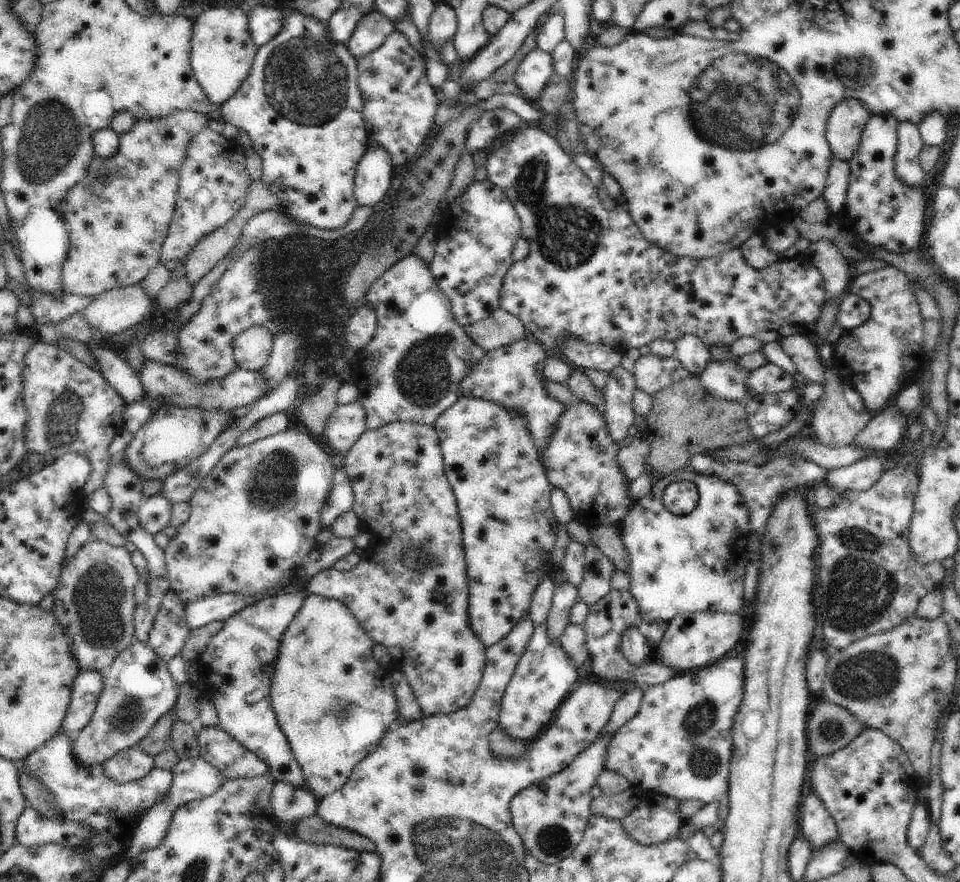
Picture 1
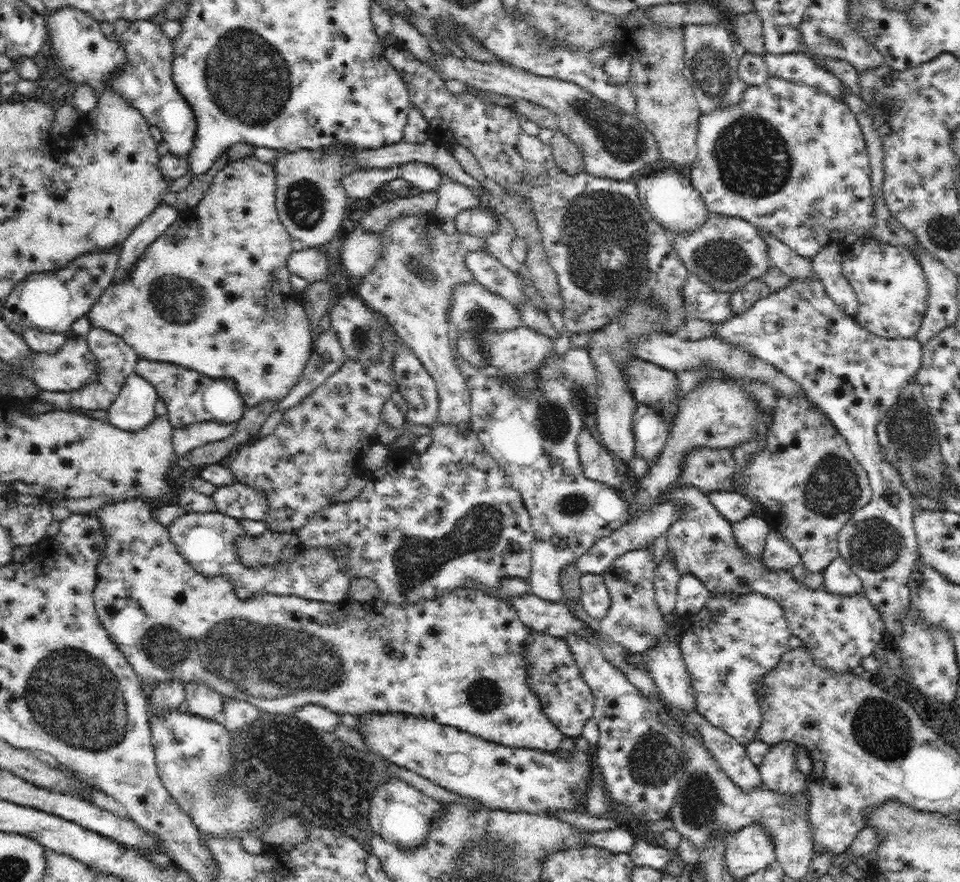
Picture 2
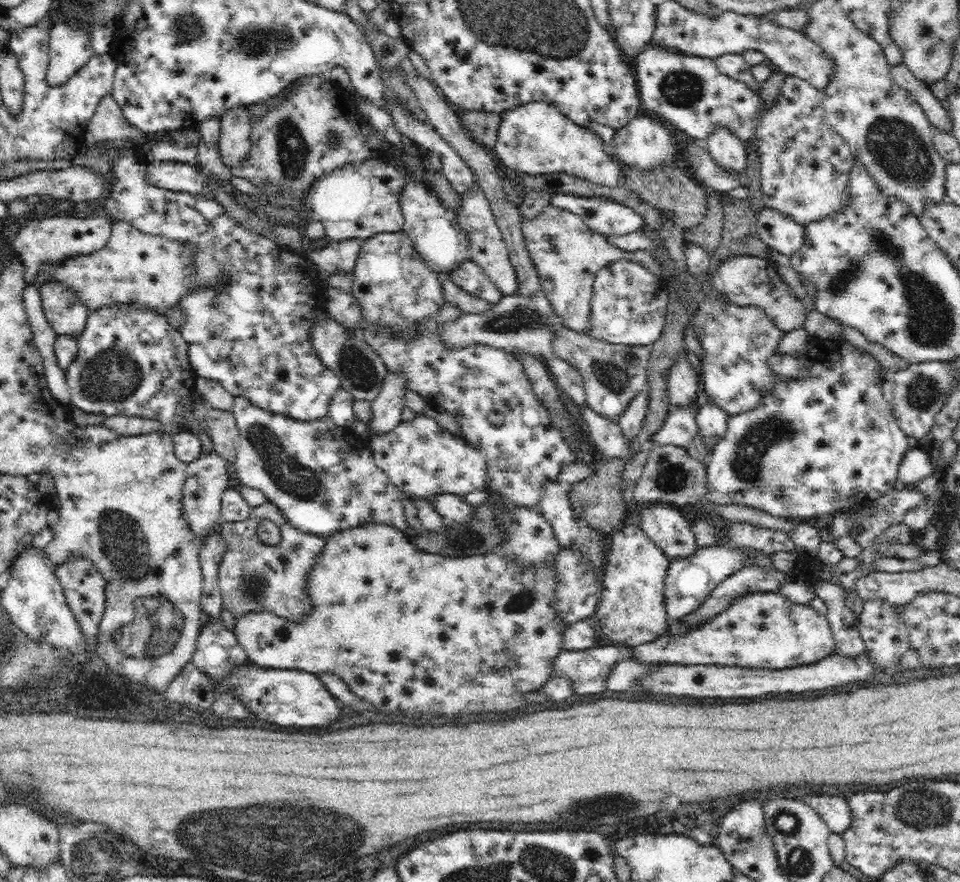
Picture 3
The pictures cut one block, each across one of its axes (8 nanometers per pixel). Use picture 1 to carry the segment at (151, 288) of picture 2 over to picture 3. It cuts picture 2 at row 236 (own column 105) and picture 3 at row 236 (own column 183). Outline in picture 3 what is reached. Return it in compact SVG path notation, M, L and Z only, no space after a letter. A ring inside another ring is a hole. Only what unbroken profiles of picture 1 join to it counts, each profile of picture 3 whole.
M114 221L104 248L61 261L45 282L65 286L66 290L77 294L90 312L104 306L132 304L165 315L168 310L180 306L184 296L200 288L199 280L195 278L197 262L194 261L194 254L196 245L188 241L144 233L126 221Z

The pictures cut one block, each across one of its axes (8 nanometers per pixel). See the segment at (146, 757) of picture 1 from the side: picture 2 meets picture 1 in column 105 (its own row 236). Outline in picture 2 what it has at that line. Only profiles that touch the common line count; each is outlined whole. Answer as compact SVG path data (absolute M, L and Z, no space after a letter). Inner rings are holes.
M760 230L762 239L768 245L769 266L778 268L791 279L810 279L817 277L814 273L813 260L800 256L787 244L780 242L775 236Z

